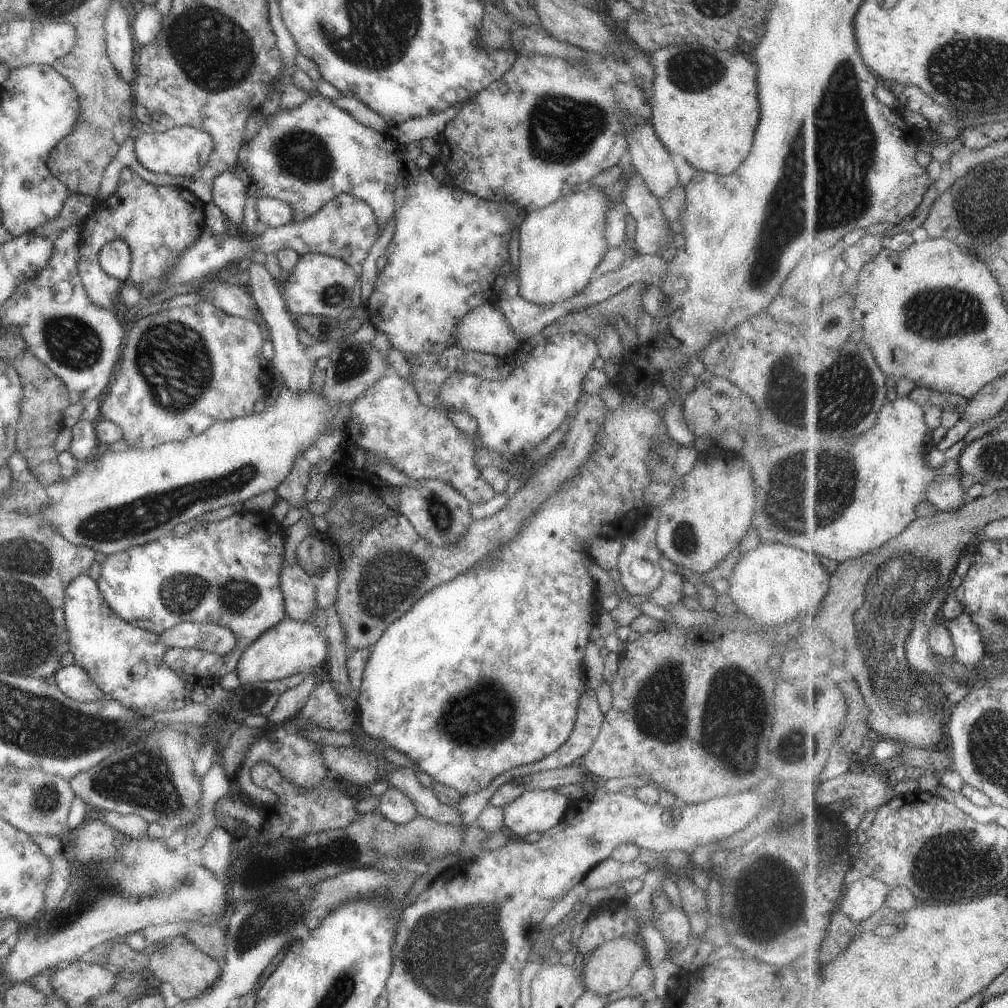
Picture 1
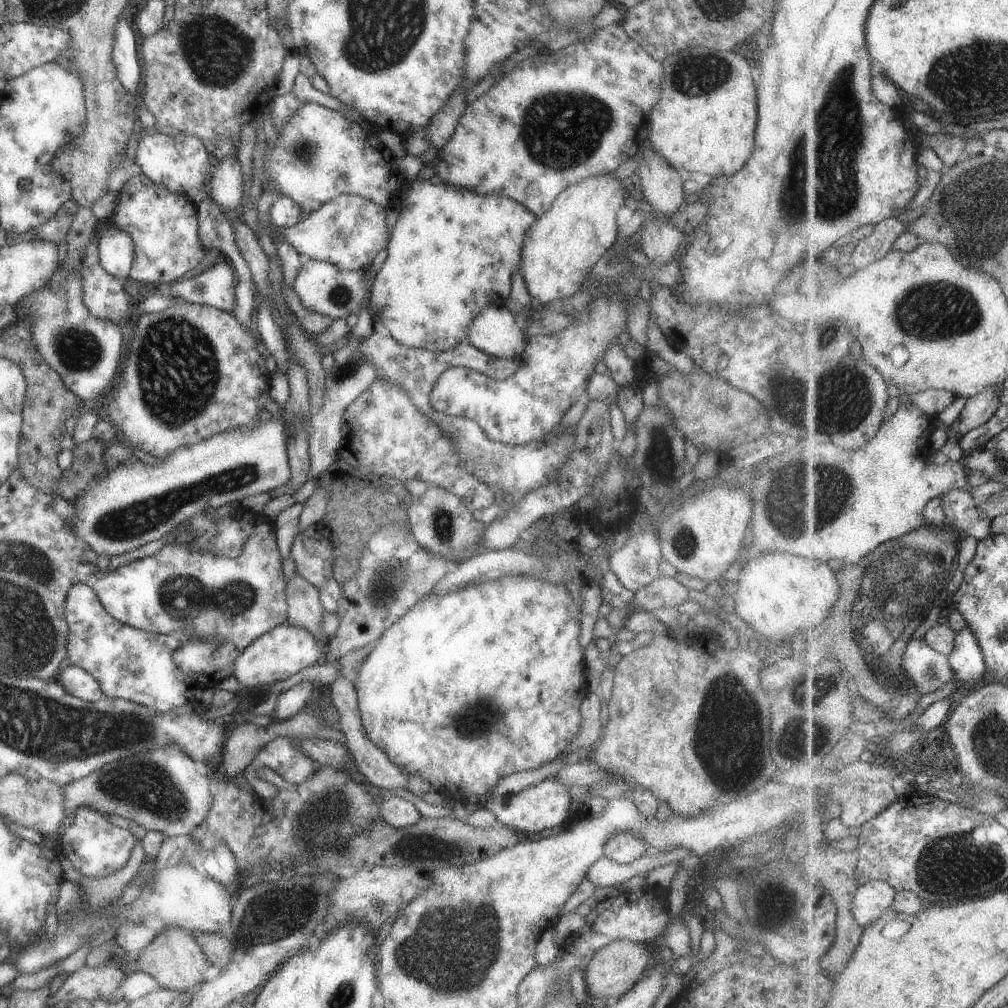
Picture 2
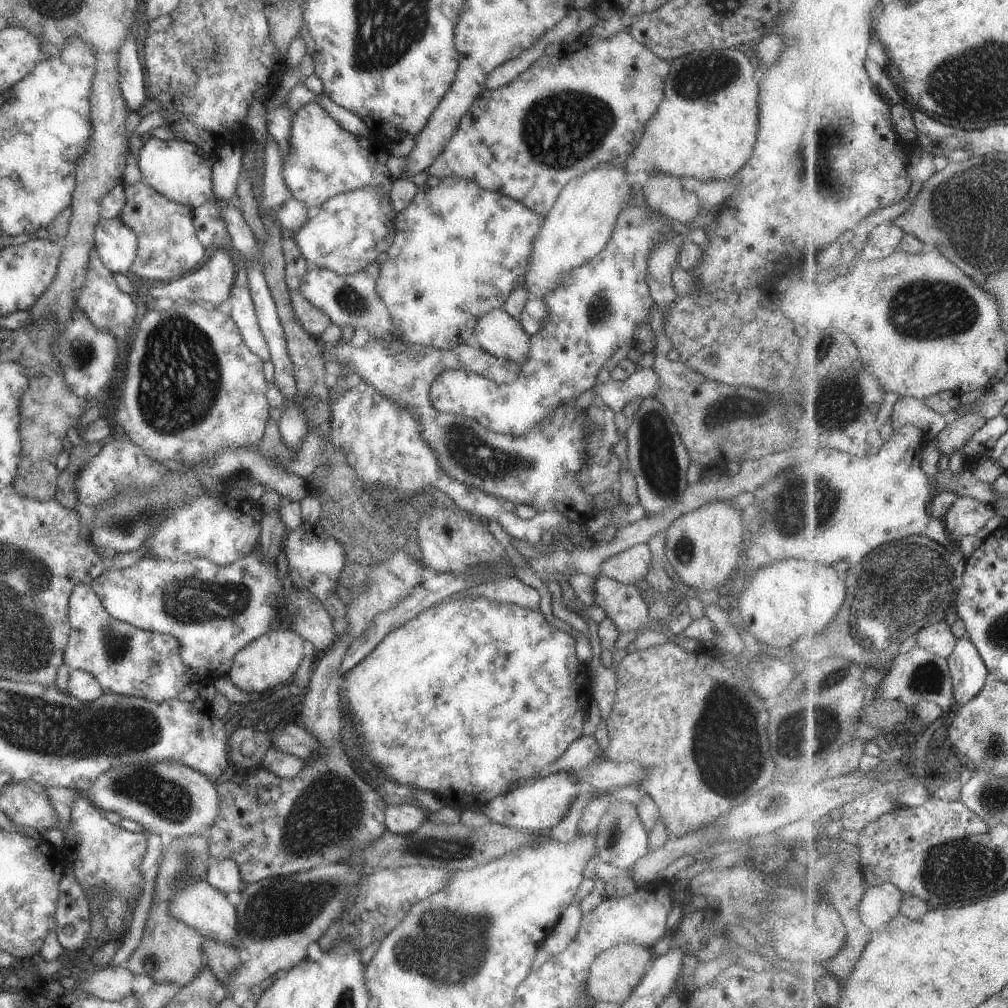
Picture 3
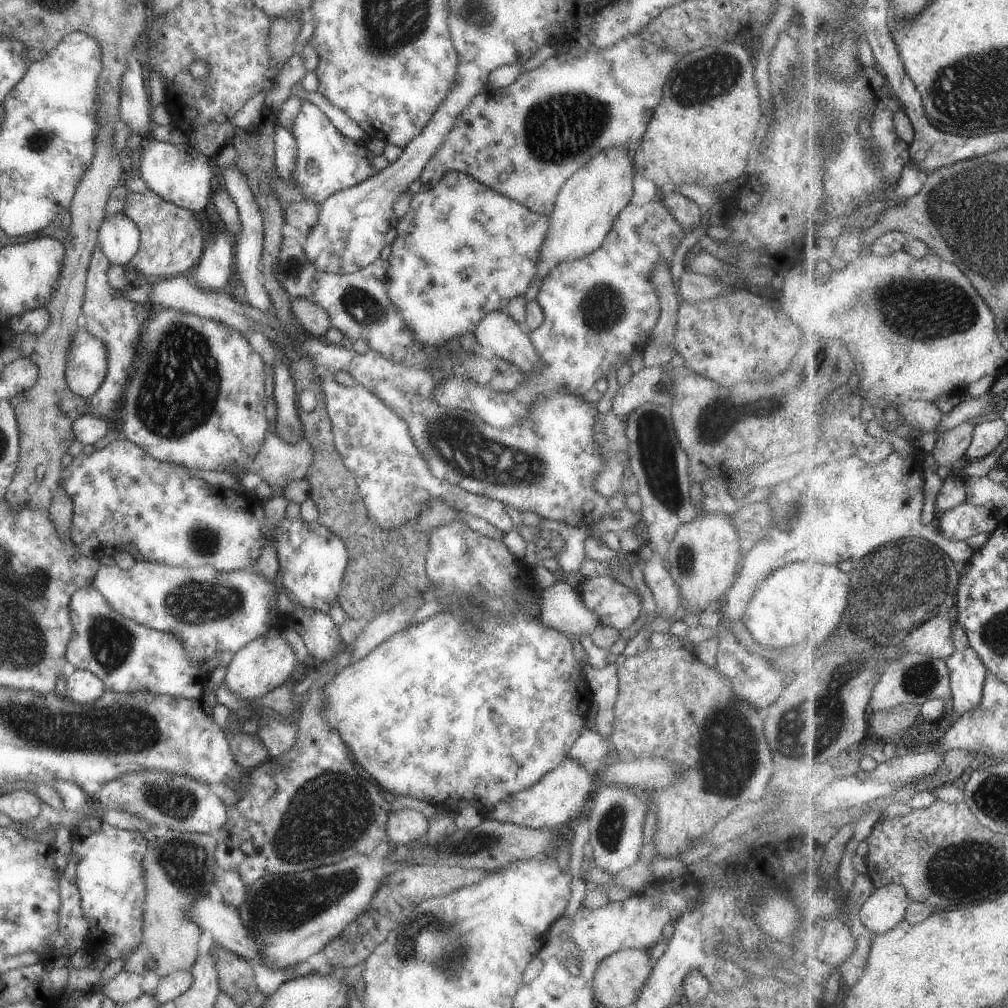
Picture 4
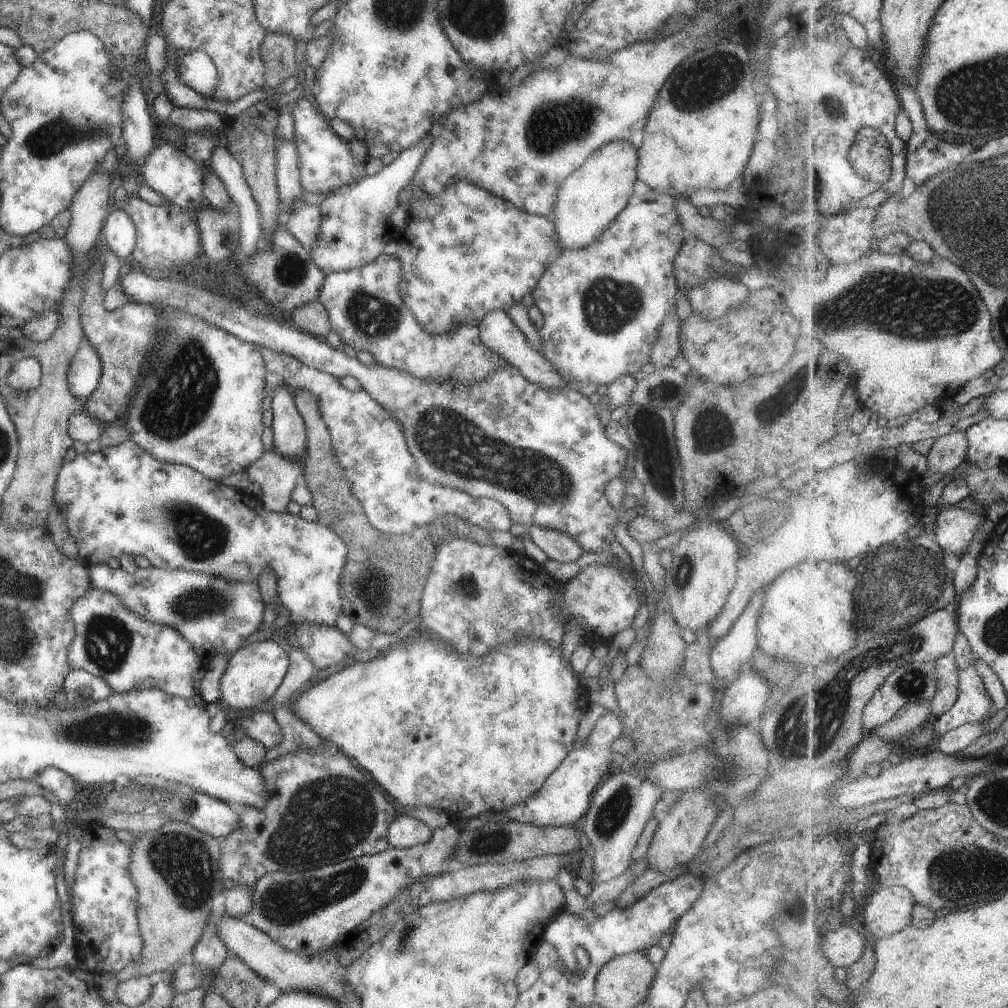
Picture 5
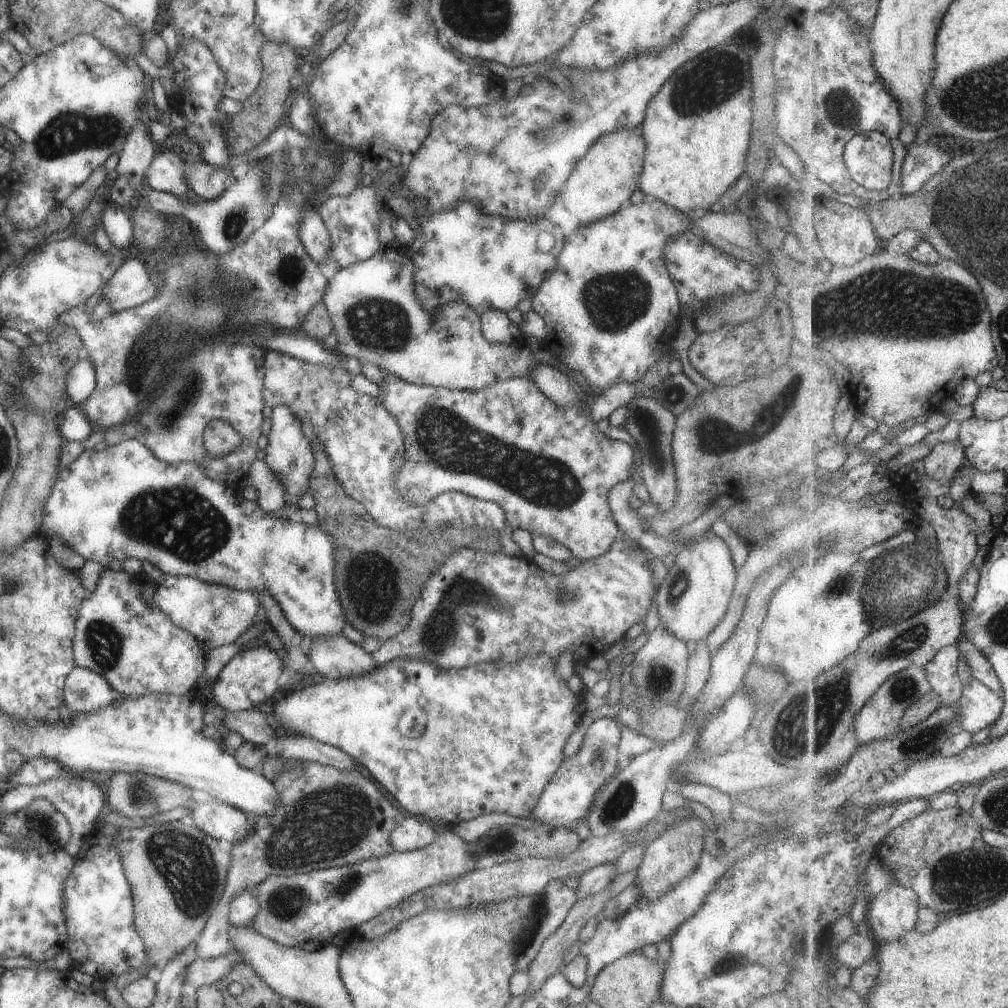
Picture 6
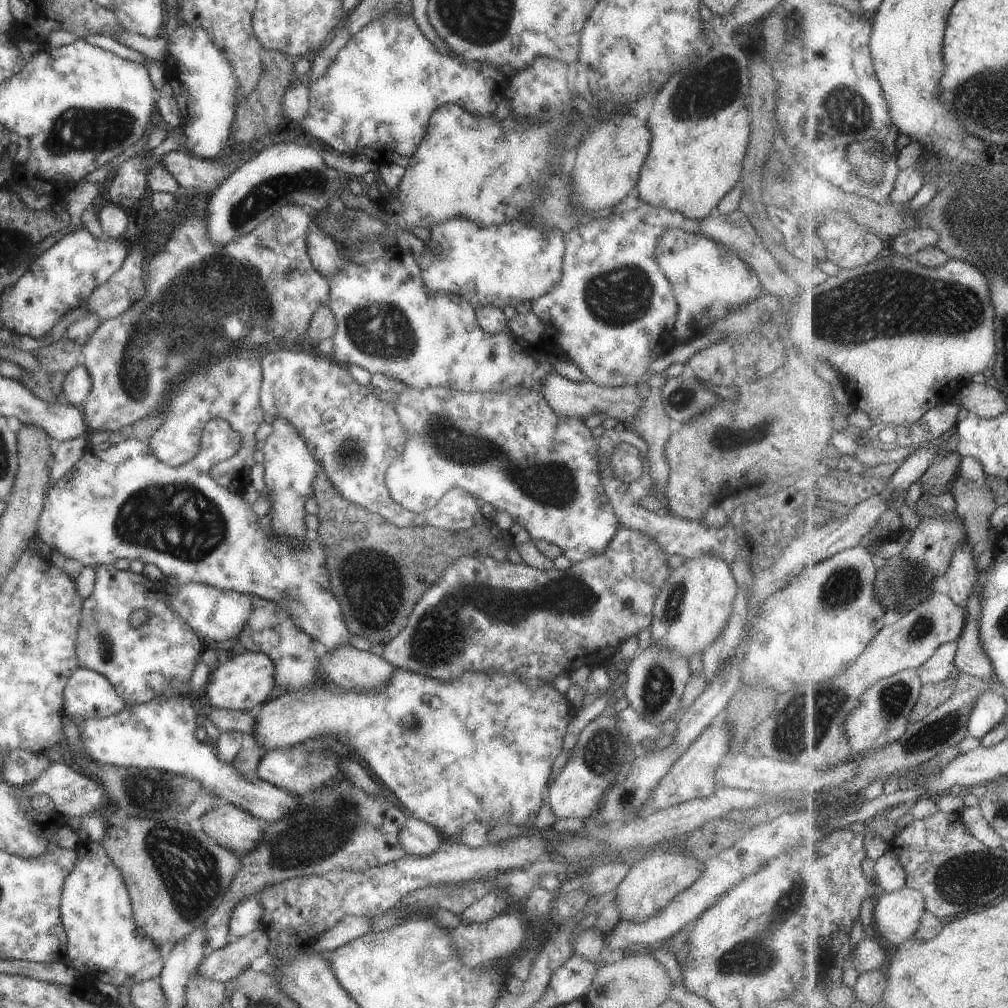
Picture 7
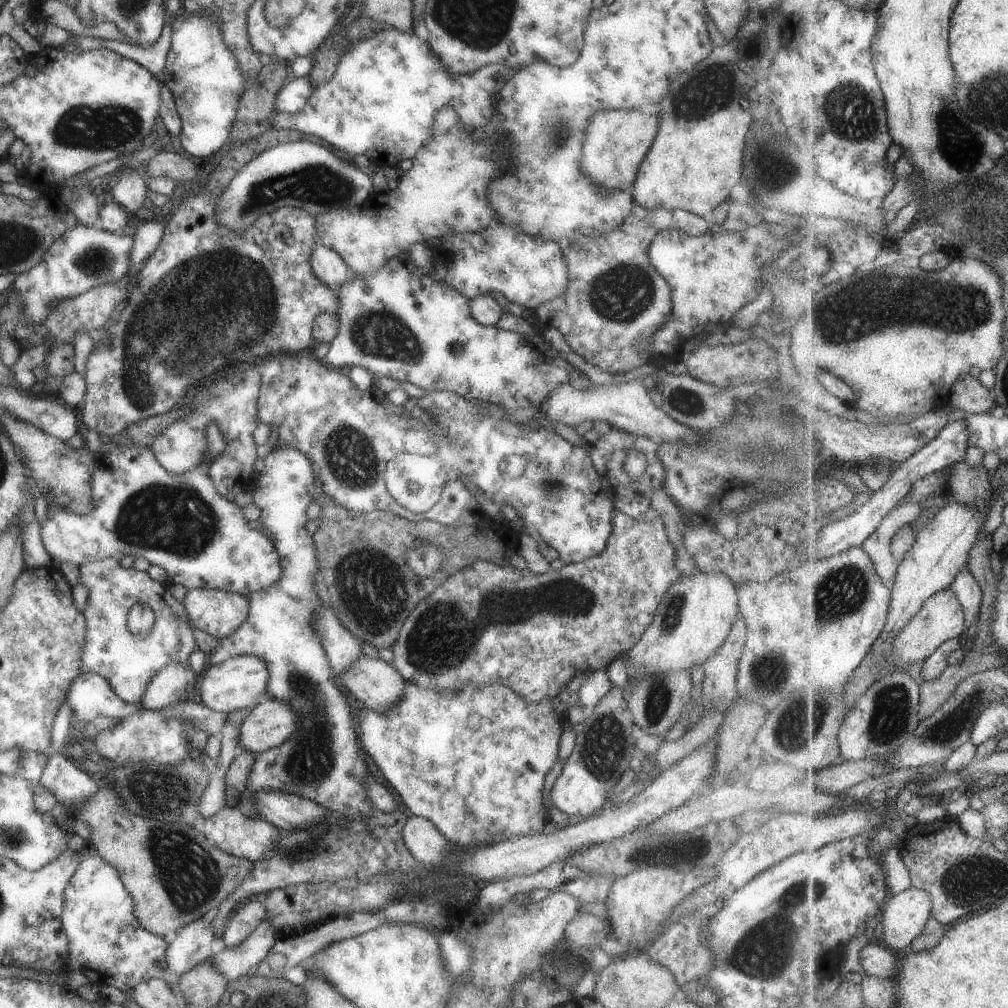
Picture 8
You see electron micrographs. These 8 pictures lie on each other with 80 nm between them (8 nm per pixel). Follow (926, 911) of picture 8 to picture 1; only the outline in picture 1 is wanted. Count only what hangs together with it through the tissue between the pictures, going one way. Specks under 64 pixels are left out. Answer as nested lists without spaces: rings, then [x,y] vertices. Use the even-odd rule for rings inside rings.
[[[865,877],[847,885],[839,907],[854,921],[865,922],[887,905],[887,899],[892,889],[882,880]]]

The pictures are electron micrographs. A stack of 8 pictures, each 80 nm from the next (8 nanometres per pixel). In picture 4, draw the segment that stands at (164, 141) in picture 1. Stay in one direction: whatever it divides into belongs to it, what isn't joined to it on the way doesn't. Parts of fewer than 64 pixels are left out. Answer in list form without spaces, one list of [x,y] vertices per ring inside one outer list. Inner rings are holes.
[[[152,136],[142,144],[141,164],[139,174],[147,190],[159,196],[164,201],[169,201],[179,208],[199,214],[210,207],[209,202],[213,192],[211,177],[214,173],[211,159],[206,162],[197,156],[197,152],[191,152],[192,148],[185,143],[175,146],[166,142],[158,142]]]

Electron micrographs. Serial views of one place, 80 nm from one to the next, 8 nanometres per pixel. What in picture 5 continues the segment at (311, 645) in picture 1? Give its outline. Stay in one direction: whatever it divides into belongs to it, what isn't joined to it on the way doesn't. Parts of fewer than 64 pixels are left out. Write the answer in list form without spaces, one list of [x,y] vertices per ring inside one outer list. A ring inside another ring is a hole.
[[[267,637],[252,638],[251,642],[230,654],[219,679],[218,700],[224,709],[252,711],[265,707],[266,700],[280,685],[288,667],[288,658],[283,644],[277,644]]]

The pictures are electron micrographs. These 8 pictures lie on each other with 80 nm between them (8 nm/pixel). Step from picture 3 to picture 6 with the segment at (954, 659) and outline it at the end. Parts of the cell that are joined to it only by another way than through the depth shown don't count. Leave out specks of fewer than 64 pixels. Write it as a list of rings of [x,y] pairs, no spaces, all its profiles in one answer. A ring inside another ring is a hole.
[[[973,677],[962,689],[962,697],[957,706],[958,719],[962,722],[964,730],[975,734],[1000,719],[1004,698]]]

